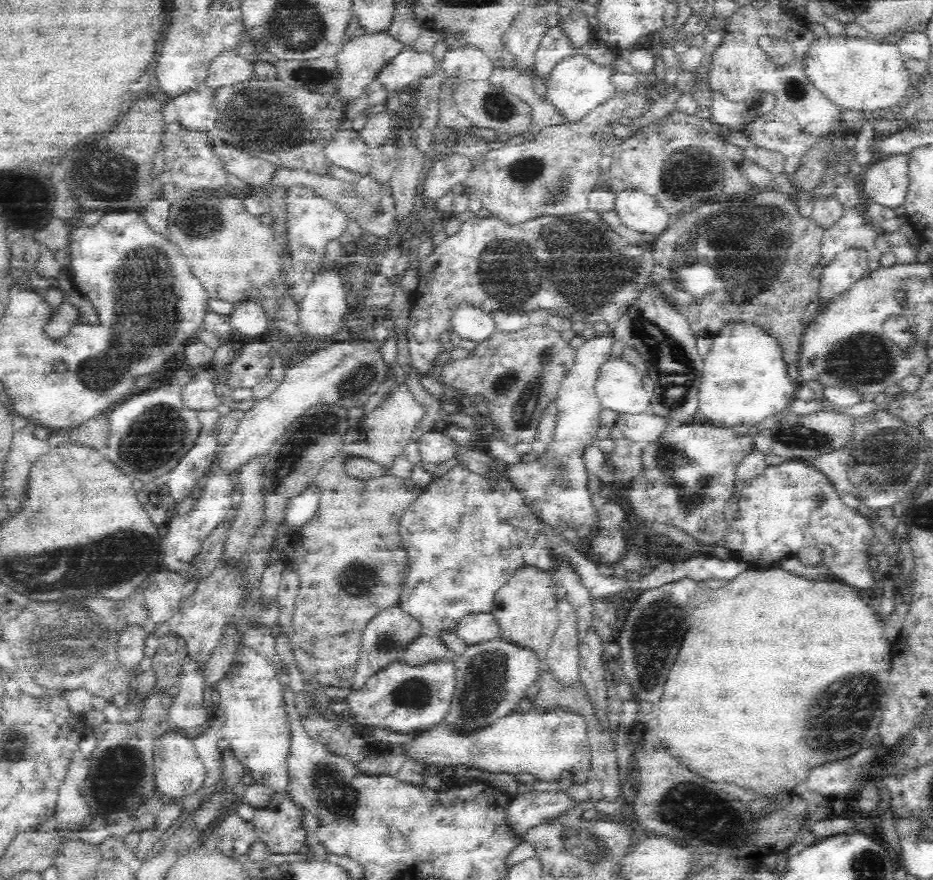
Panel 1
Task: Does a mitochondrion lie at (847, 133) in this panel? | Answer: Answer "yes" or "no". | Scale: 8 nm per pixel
no

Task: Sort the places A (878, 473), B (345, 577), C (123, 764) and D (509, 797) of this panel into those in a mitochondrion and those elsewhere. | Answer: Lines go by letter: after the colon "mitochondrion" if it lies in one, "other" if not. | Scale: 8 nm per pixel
A: mitochondrion
B: mitochondrion
C: mitochondrion
D: other

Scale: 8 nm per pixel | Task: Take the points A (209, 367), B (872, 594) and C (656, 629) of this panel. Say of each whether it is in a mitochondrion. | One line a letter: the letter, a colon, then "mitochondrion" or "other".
A: other
B: other
C: mitochondrion

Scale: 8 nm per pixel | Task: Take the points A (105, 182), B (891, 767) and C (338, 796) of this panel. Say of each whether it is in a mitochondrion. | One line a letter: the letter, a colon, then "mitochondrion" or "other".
A: mitochondrion
B: other
C: mitochondrion

